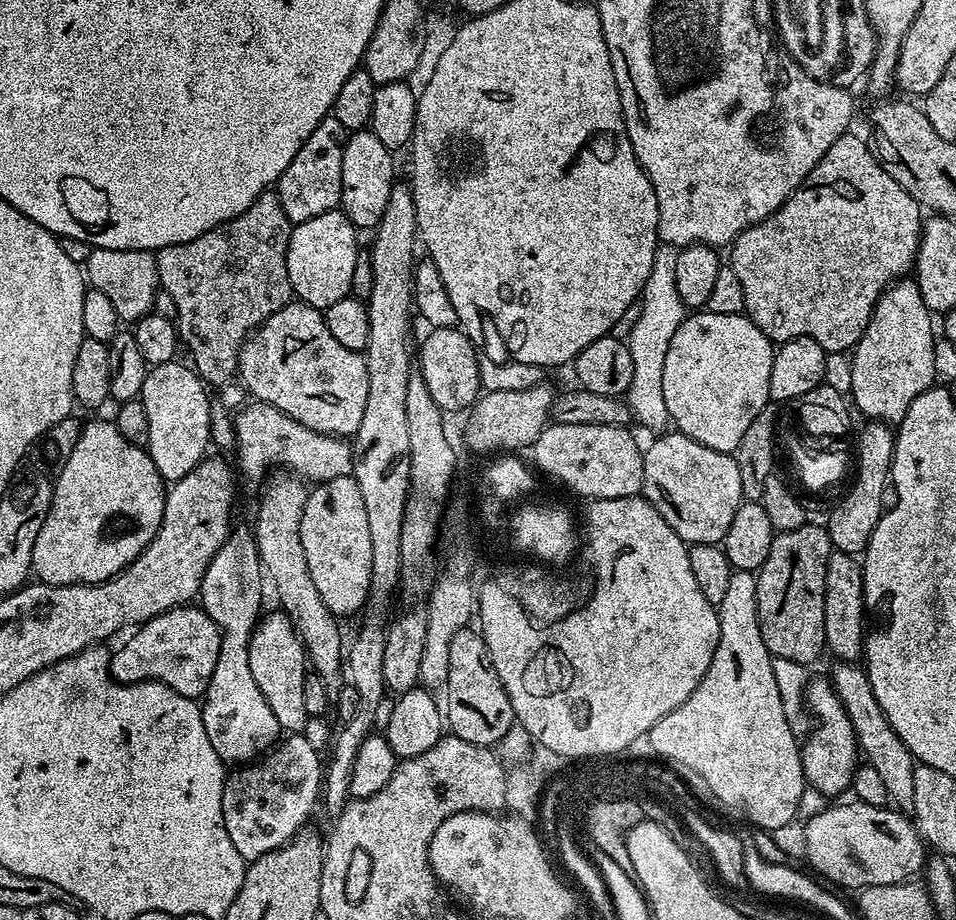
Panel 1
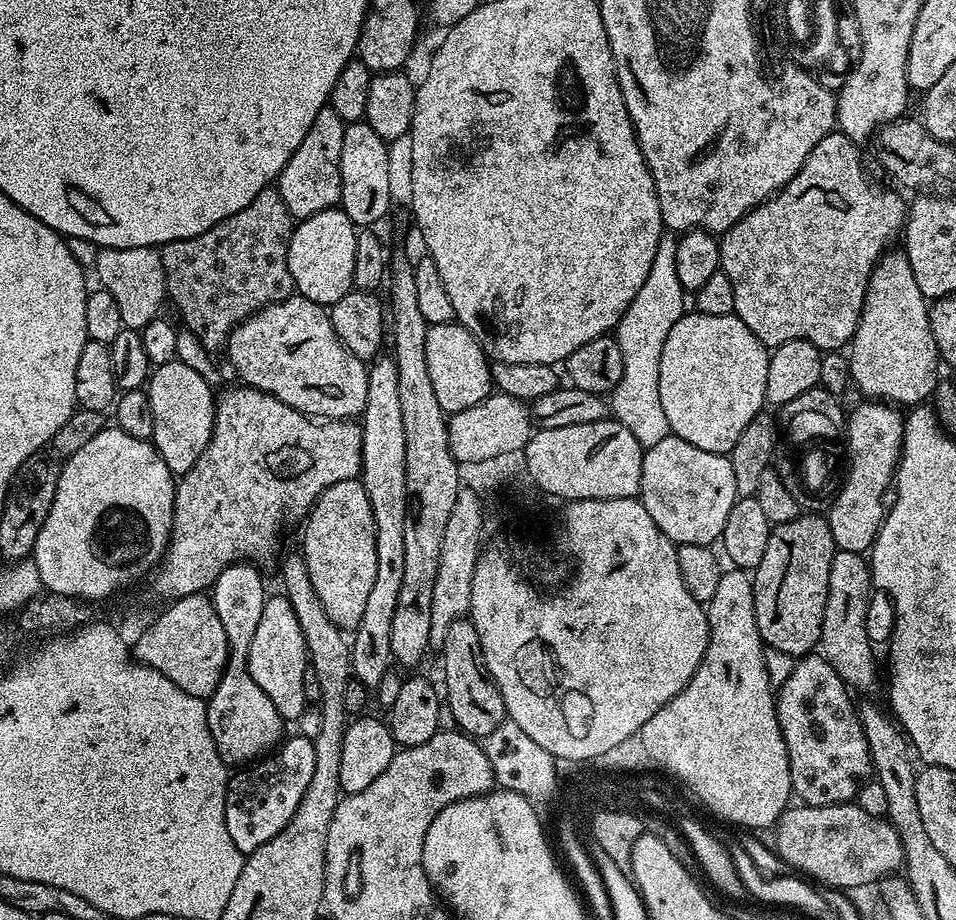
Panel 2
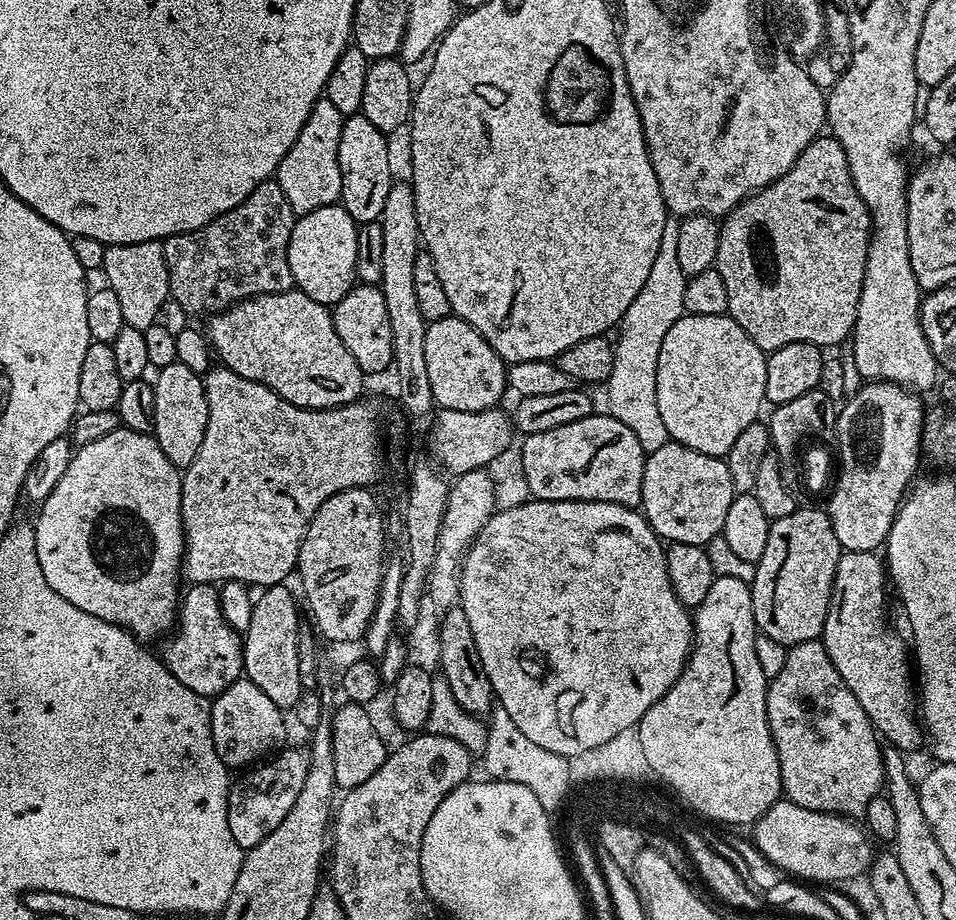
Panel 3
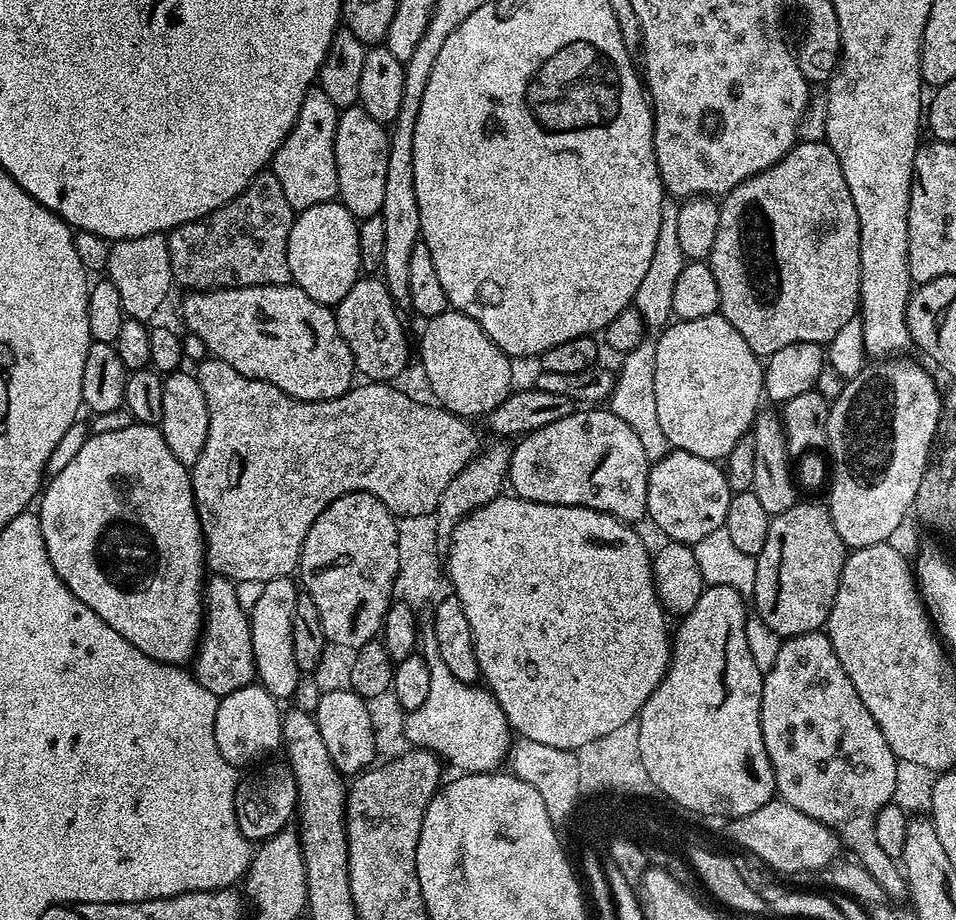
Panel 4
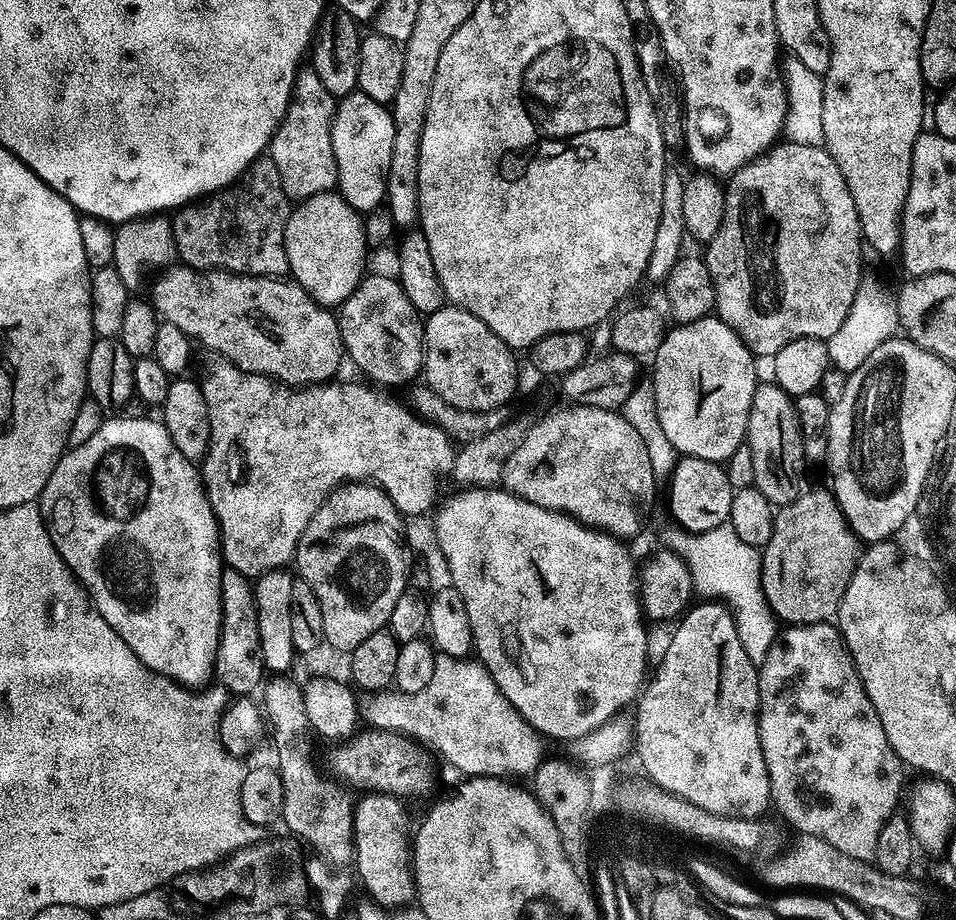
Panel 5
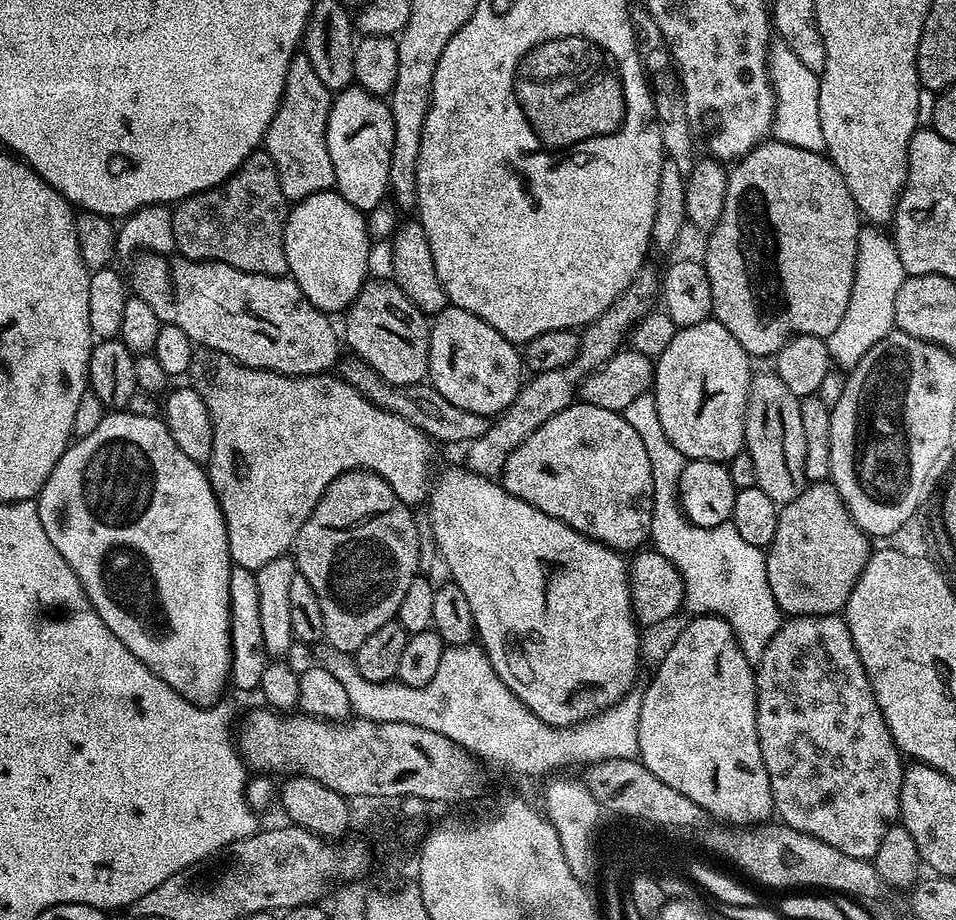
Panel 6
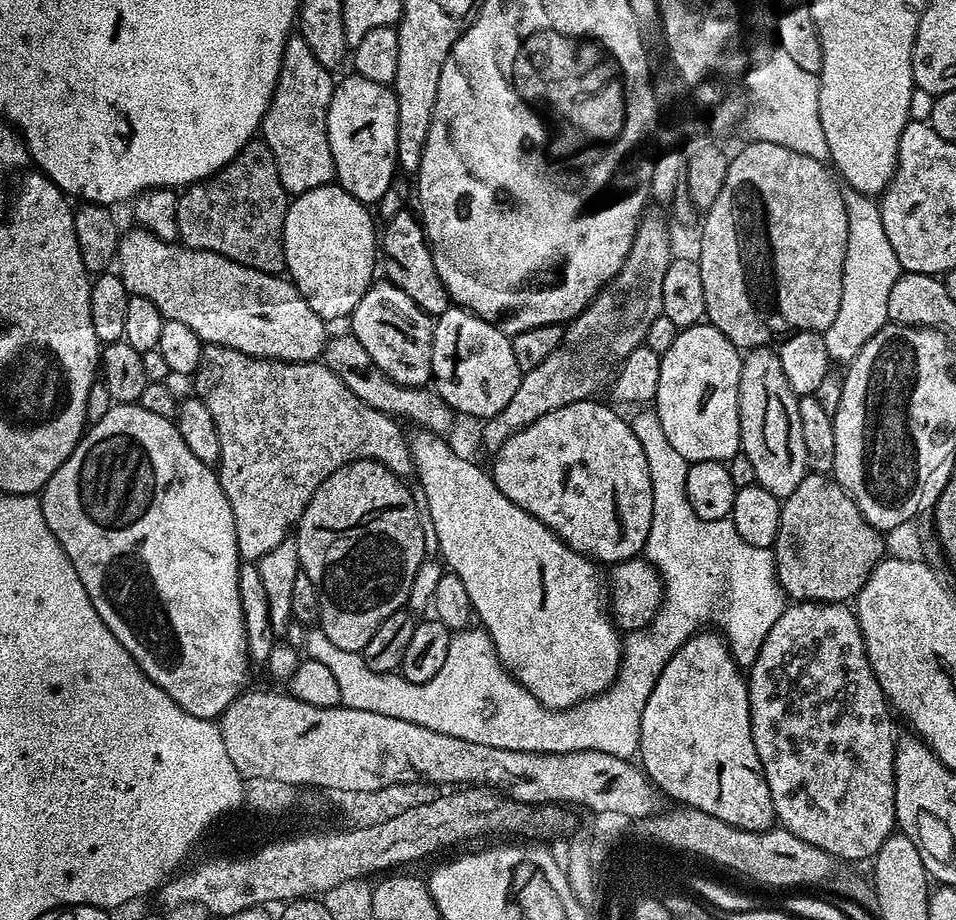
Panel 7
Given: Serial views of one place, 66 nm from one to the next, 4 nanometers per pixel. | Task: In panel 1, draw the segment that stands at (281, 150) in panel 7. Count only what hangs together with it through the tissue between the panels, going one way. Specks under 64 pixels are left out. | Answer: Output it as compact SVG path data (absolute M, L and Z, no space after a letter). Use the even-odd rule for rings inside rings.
M329 114L322 122L318 122L314 134L310 134L310 138L306 138L306 142L302 142L302 150L298 150L298 154L294 154L294 162L290 162L290 166L286 166L286 170L280 176L274 191L282 202L282 210L286 210L286 218L293 226L306 222L310 218L318 218L318 214L326 214L340 208L342 150L349 135L348 129L342 126L342 122L338 122L338 118Z

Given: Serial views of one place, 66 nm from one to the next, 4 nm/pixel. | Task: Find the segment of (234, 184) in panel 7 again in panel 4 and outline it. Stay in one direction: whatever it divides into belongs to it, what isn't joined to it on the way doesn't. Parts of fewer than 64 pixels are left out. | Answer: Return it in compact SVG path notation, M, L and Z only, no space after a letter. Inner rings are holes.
M271 170L259 172L226 206L167 233L172 279L184 290L290 284L288 239L294 210Z

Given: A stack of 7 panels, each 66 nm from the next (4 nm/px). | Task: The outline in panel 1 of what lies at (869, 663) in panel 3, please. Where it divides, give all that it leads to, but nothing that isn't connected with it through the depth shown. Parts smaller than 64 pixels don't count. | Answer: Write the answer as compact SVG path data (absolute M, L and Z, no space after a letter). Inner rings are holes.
M833 550L826 562L824 583L824 643L827 651L840 656L841 661L852 662L861 655L866 639L864 628L864 573L856 556Z

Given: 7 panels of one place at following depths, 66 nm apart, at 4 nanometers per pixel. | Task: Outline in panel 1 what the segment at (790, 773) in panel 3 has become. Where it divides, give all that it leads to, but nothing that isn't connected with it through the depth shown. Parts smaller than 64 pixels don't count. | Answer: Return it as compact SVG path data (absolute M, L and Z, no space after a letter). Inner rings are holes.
M809 679L808 689L804 691L804 703L807 711L814 717L814 727L803 737L800 744L805 785L811 786L825 798L836 796L839 792L847 793L851 789L852 776L858 767L858 749L854 726L838 694L832 689L831 679Z

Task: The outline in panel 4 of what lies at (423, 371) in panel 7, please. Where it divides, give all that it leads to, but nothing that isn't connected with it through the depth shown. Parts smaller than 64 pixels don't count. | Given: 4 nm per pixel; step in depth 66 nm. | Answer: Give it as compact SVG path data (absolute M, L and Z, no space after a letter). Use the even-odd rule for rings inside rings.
M368 274L356 280L350 286L350 294L335 305L334 311L338 330L346 346L350 346L352 361L361 377L372 382L392 382L403 374L408 364L408 332L400 321L401 309L383 279Z

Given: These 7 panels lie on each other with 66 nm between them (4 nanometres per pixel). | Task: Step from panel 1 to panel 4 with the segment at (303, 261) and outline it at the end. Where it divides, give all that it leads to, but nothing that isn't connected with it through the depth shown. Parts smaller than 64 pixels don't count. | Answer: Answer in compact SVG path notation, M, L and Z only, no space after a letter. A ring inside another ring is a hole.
M329 202L310 206L306 210L296 212L292 221L290 238L288 239L288 265L292 275L292 283L301 288L314 302L335 306L346 294L350 294L350 286L361 279L360 255L358 254L358 220L352 212L339 202Z

